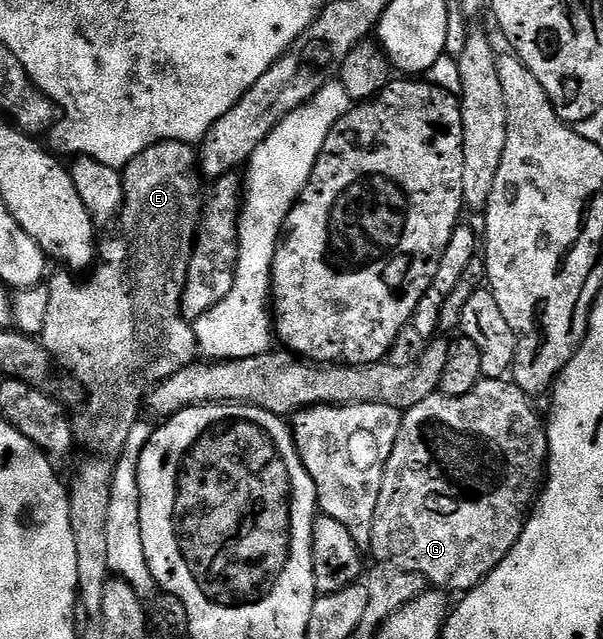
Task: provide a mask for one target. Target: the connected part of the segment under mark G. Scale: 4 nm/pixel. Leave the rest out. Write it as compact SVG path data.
M482 379L471 390L471 394L462 396L436 395L419 402L419 406L408 409L402 415L401 429L397 435L395 446L391 450L391 458L385 463L383 486L379 490L379 502L375 506L375 526L371 530L371 555L374 561L399 566L403 570L411 570L415 574L423 574L423 578L434 589L446 593L464 594L470 592L475 585L482 584L495 566L507 558L507 554L519 542L519 534L523 534L525 521L544 485L549 463L549 434L546 425L537 417L533 409L534 401L525 395L519 385L503 380Z

